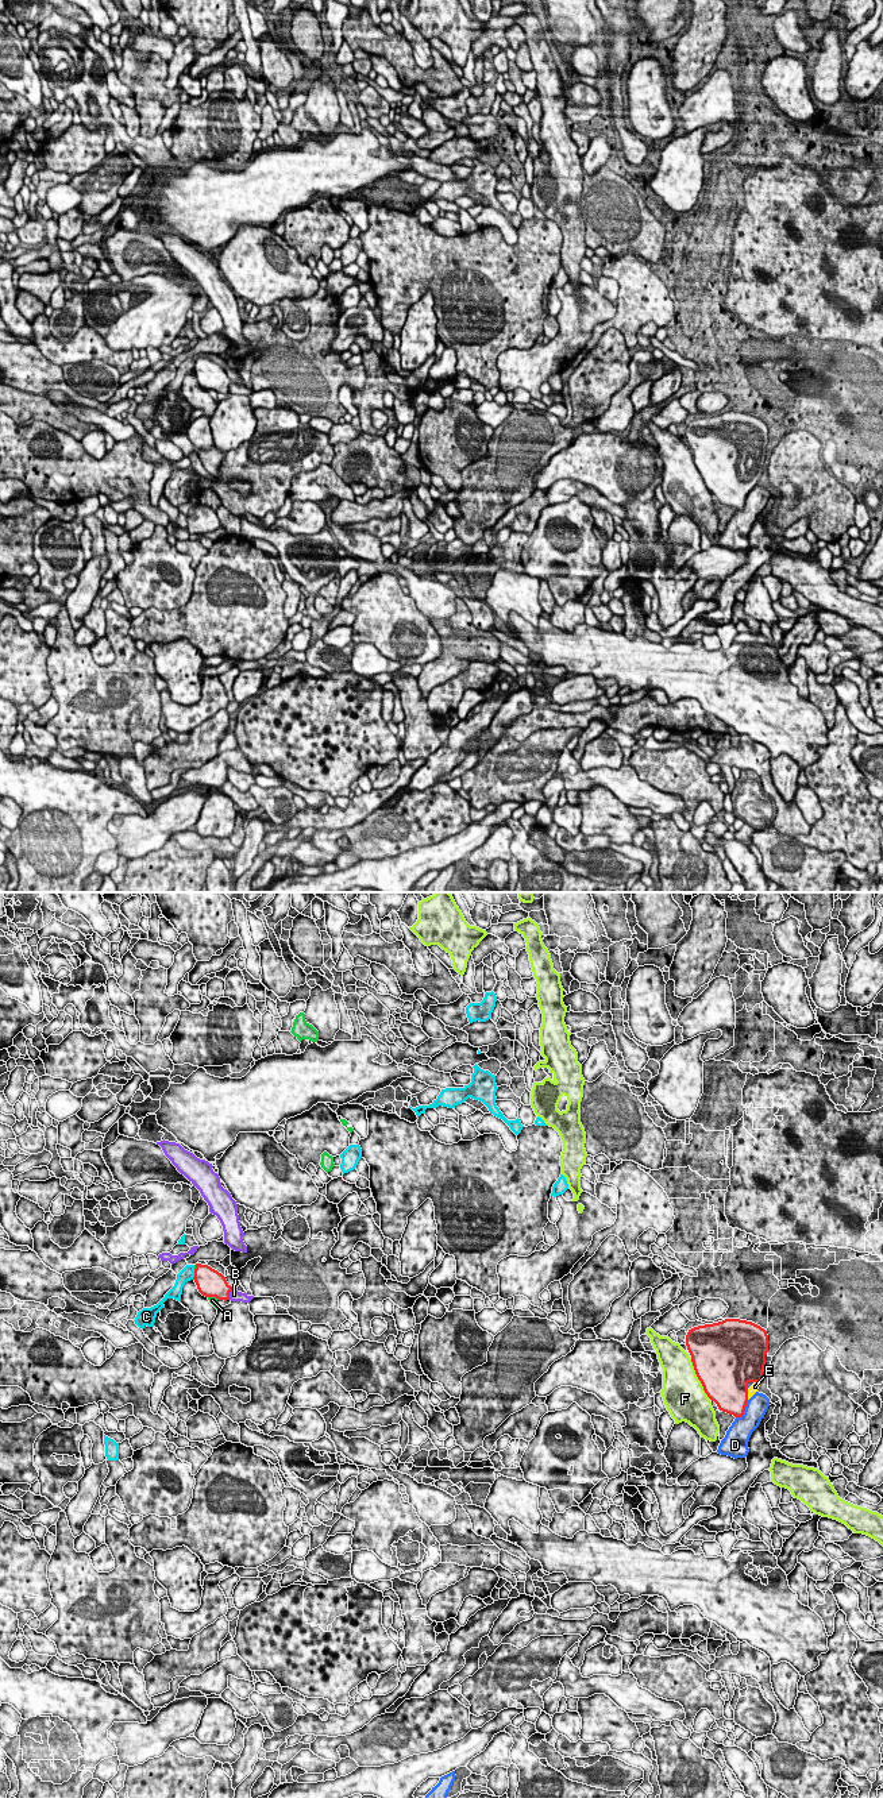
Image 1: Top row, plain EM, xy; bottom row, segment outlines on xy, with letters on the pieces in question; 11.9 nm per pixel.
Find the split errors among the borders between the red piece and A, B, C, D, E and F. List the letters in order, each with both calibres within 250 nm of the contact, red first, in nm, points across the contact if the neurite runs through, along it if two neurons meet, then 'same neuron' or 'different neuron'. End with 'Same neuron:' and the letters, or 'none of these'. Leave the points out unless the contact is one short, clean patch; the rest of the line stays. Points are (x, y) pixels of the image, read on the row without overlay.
A: 320/90 nm | different neuron
B: 320/130 nm | along xy (234, 382), (230, 385), (228, 392) | different neuron
C: 320/160 nm | different neuron
D: 420/280 nm | different neuron
E: 480/90 nm | across xy (728, 479), (736, 487), (747, 487), (755, 479) | same neuron
F: 500/480 nm | different neuron
Same neuron: E

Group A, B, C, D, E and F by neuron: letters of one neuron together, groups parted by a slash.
A / B / C / D / E / F

